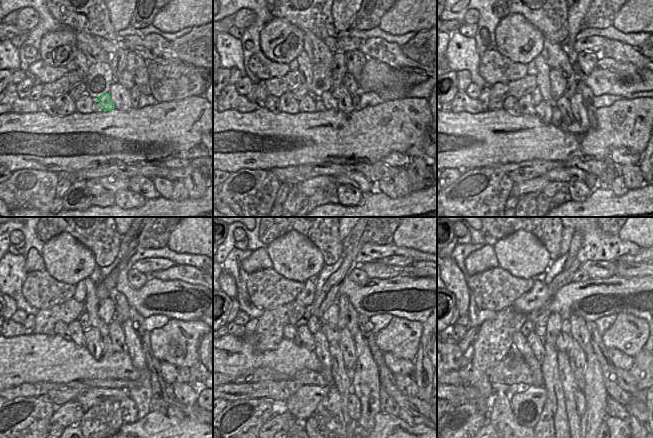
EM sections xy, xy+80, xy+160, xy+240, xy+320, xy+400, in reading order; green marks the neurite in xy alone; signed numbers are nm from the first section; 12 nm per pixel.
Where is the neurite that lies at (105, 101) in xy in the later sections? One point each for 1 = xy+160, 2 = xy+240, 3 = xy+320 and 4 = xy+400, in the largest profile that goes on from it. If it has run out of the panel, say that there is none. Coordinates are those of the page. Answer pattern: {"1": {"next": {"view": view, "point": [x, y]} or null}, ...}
{"1": {"next": {"view": "xy+160", "point": [562, 103]}}, "2": {"next": {"view": "xy+240", "point": [116, 333]}}, "3": {"next": {"view": "xy+320", "point": [346, 344]}}, "4": {"next": {"view": "xy+400", "point": [577, 359]}}}

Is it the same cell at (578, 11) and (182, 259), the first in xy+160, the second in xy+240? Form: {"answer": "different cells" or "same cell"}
{"answer": "different cells"}

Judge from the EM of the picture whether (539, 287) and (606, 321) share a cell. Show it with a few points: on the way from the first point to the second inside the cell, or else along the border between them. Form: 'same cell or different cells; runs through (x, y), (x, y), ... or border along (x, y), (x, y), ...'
different cells; border along (616, 313), (603, 315), (593, 321)

